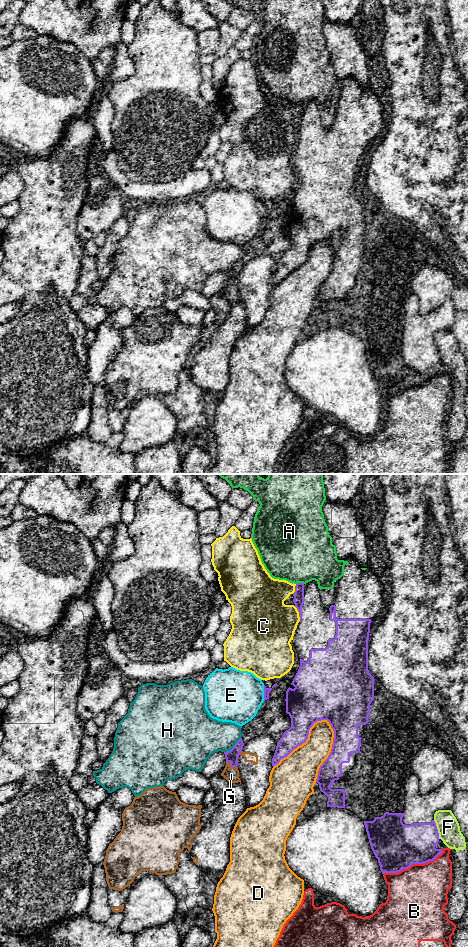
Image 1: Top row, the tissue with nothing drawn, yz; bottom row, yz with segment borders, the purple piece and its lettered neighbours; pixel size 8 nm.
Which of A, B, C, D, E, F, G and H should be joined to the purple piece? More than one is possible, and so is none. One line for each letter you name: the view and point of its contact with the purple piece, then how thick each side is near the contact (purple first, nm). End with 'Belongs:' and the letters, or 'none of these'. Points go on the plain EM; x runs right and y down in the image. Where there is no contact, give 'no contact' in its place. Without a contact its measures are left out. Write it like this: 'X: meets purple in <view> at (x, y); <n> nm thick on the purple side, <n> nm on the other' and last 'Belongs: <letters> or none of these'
Belongs: none of these

